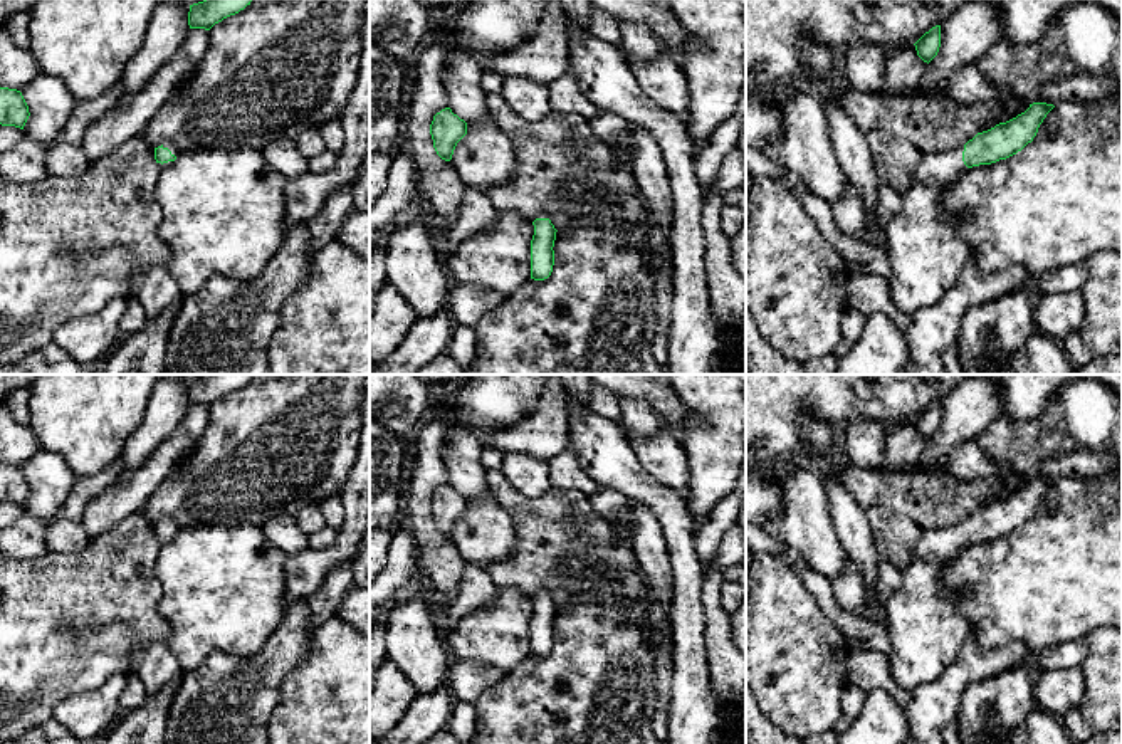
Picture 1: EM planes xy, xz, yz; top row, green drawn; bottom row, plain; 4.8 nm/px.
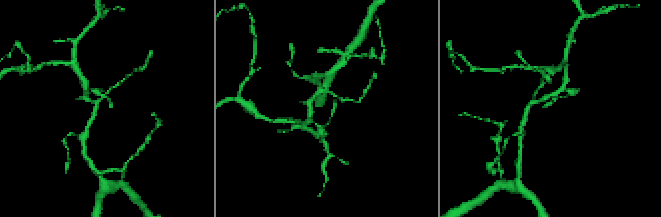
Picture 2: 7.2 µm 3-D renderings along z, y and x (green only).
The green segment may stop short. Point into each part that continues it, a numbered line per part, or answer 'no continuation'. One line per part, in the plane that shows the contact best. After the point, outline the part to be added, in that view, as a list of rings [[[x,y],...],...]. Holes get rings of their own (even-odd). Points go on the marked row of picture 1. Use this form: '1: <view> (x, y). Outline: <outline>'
1: yz (946, 167). Outline: [[[964,144],[927,156],[917,168],[912,183],[954,183],[967,168],[962,161]]]

